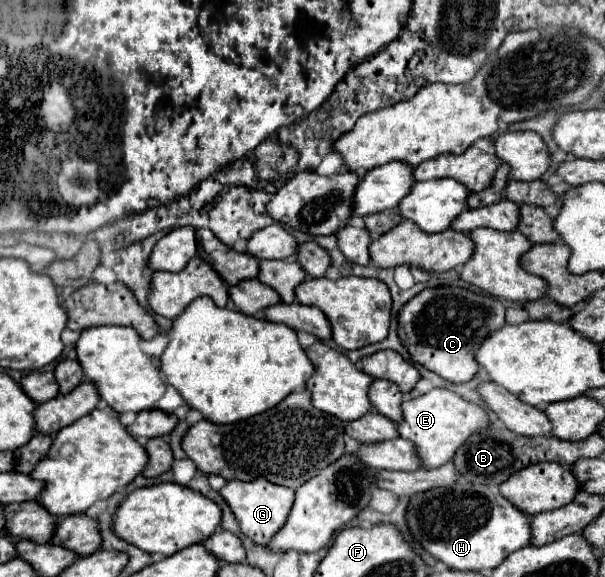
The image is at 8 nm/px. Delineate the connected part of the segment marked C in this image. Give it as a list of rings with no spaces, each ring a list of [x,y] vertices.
[[[426,288],[400,308],[398,336],[416,364],[448,382],[462,384],[472,380],[478,372],[478,364],[472,356],[488,332],[504,326],[504,310],[502,302],[466,288]]]

